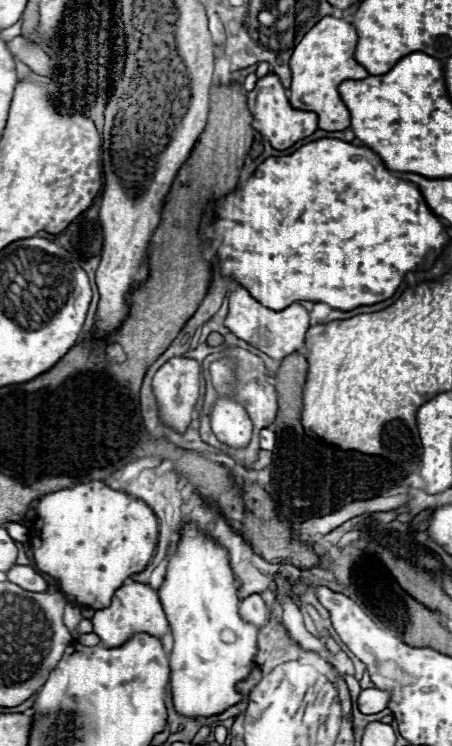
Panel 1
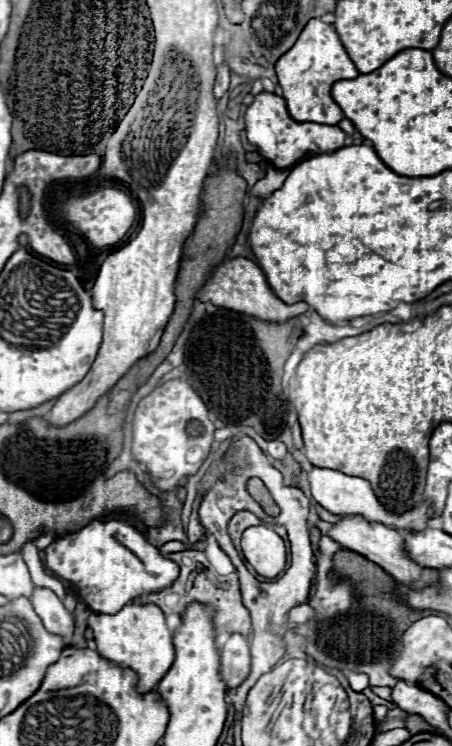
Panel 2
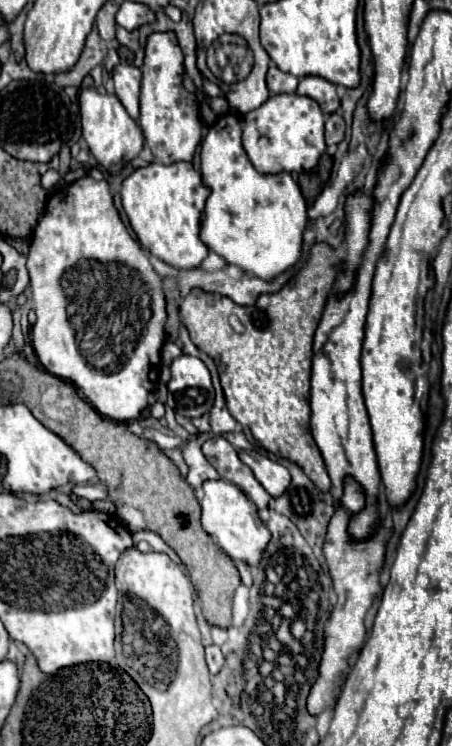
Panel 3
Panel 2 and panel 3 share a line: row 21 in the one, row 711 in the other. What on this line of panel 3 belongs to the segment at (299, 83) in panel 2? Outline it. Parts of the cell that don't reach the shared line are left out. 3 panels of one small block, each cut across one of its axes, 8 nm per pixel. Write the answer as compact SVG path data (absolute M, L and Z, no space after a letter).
M346 480L344 488L344 498L342 498L342 508L338 508L330 520L328 534L326 534L326 544L324 544L324 556L330 568L330 576L334 582L334 590L338 594L338 604L334 612L330 614L330 620L326 622L326 648L322 654L322 664L320 664L320 676L308 696L308 708L314 714L320 714L332 700L334 700L334 680L344 672L348 666L350 652L358 646L364 644L366 640L366 626L364 618L370 606L376 602L378 592L380 592L380 568L384 562L384 552L386 552L386 542L390 540L392 532L378 528L376 536L364 542L350 542L346 534L346 524L350 514L360 512L364 504L362 488L354 480Z

